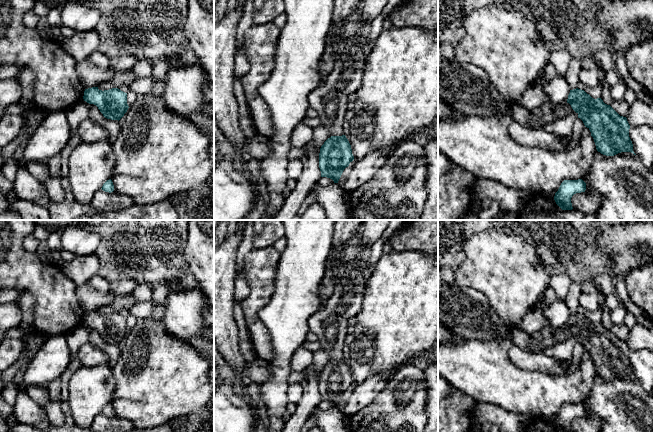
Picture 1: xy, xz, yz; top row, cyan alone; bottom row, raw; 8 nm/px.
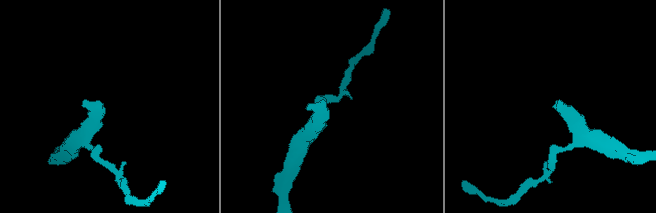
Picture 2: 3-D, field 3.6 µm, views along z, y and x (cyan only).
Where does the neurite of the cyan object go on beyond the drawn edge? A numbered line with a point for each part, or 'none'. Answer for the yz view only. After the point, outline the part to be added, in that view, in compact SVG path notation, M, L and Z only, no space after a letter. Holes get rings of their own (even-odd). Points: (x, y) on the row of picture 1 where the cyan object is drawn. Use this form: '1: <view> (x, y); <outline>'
1: yz (466, 88); M453 59L444 60L438 72L438 87L438 98L464 116L510 115L522 126L559 136L571 136L573 123L578 118L578 113L567 102L549 101L531 111L520 102L507 102L481 68Z

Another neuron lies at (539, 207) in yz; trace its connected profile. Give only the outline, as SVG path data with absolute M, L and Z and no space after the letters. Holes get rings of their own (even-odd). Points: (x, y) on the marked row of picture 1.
M534 194L524 205L519 220L597 220L597 213L586 215L576 209L562 210L555 200Z

